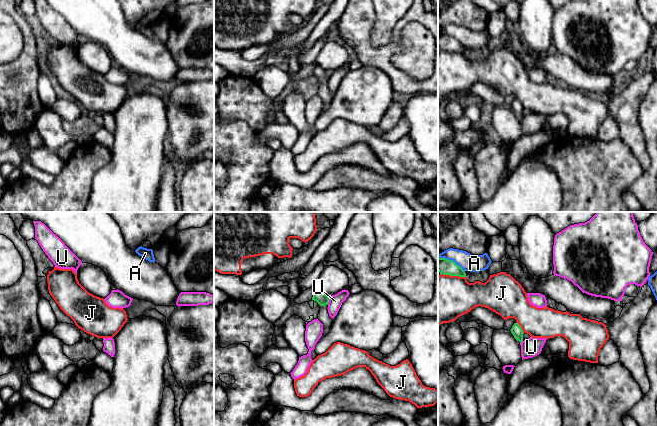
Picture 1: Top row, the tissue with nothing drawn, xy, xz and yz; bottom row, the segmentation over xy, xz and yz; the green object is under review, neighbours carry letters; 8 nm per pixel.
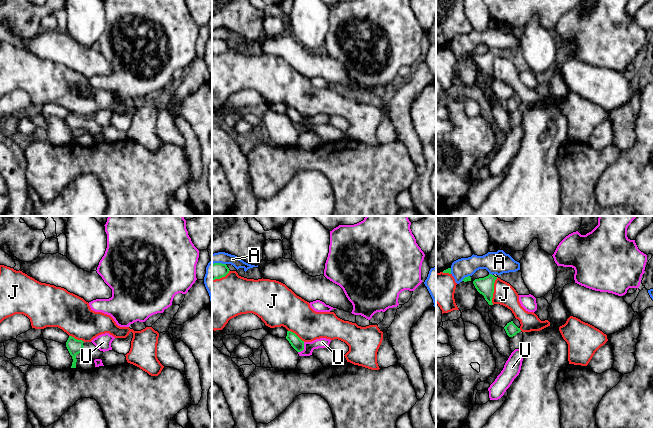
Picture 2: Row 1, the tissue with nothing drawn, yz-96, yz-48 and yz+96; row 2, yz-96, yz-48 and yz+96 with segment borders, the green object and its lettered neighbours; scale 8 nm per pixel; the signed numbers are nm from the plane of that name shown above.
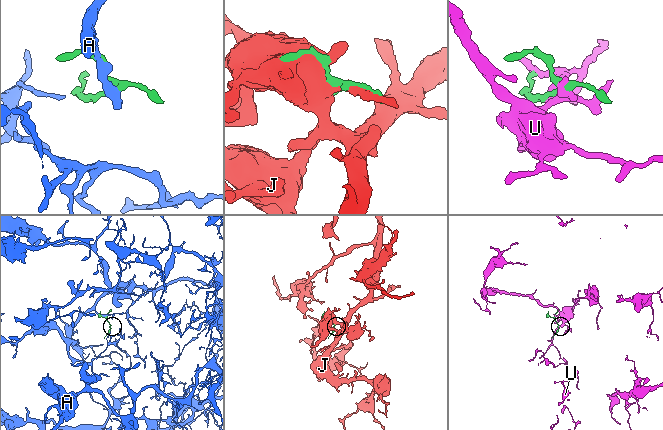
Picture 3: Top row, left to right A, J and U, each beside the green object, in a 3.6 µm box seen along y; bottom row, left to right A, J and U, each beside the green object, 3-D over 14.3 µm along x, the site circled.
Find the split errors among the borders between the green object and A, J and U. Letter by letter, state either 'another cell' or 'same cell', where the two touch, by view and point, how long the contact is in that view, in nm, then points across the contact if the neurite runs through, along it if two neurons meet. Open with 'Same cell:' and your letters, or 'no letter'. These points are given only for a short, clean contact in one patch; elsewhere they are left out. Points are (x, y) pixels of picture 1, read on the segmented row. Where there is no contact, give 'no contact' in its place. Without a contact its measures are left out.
Same cell: no letter
A: another cell; meets green in yz at (451, 260); contact 240 nm long
J: another cell; meets green in yz at (521, 328); contact 110 nm long
U: another cell; meets green in xz at (328, 300); contact 80 nm long

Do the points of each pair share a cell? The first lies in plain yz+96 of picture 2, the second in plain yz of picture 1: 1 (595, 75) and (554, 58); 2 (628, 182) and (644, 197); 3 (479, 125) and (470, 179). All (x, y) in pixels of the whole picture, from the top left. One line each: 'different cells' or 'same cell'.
1: same cell
2: same cell
3: different cells

